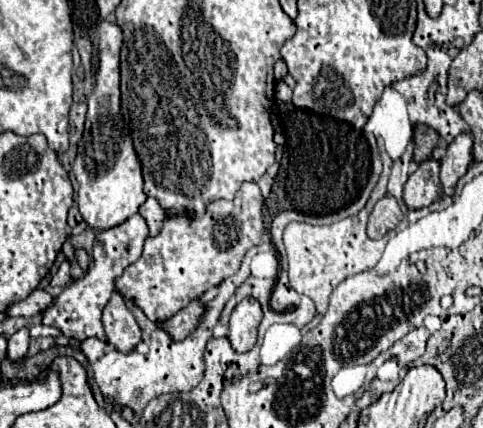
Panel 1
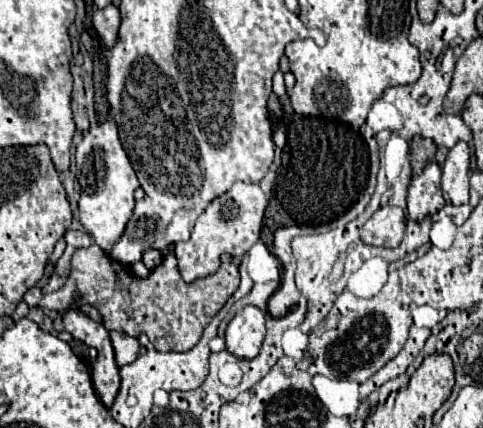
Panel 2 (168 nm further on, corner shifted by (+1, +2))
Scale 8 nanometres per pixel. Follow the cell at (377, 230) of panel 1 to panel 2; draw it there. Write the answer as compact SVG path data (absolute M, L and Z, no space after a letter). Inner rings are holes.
M397 206L379 208L363 226L361 240L371 246L397 248L405 232L405 214Z

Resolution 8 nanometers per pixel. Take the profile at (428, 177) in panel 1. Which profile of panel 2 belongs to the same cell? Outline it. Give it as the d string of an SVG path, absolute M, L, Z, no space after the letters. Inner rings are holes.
M435 162L427 164L423 172L411 180L407 196L409 218L421 222L425 216L439 212L445 206L439 180L441 180L441 168Z

